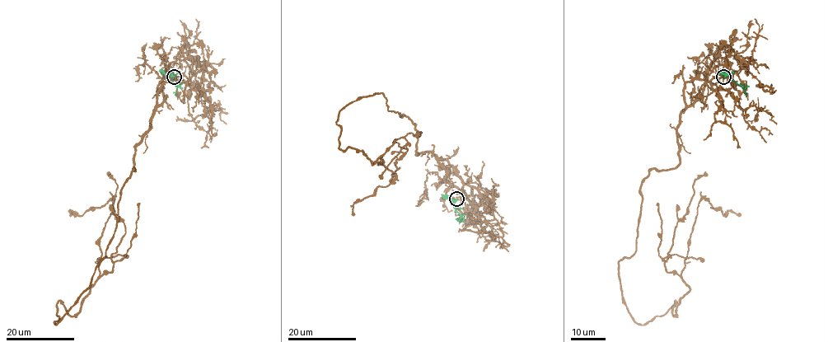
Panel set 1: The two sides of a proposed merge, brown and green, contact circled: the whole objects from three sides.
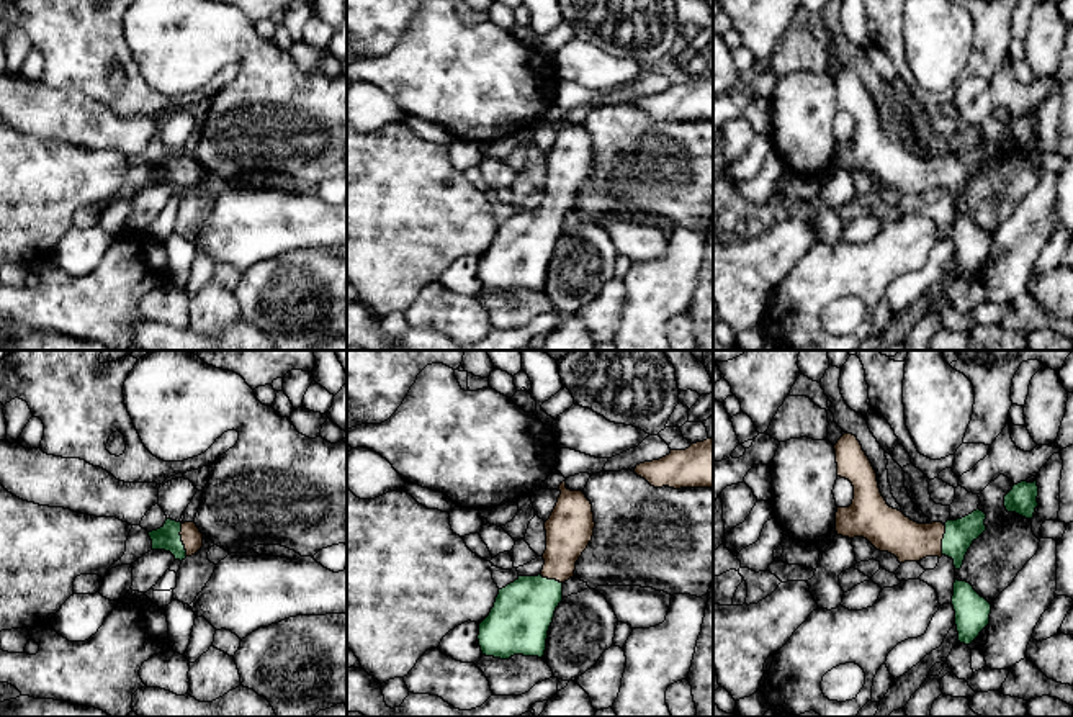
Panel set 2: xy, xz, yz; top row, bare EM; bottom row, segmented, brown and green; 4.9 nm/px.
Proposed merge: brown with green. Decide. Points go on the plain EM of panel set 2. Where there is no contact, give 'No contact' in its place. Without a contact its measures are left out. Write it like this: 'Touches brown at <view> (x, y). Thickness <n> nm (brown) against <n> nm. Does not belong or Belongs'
Touches brown at xy (182, 174). Thickness 100 nm (brown) against 120 nm. Belongs

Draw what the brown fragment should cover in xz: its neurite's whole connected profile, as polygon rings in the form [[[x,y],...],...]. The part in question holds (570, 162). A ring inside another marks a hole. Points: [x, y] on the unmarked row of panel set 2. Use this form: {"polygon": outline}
{"polygon": [[[559,118],[558,136],[545,156],[546,183],[538,210],[519,210],[499,223],[494,241],[479,257],[483,288],[545,290],[548,264],[563,234],[563,216],[574,210],[576,195],[594,169],[592,138],[582,124]]]}

